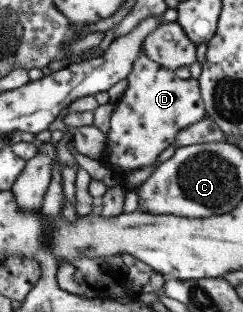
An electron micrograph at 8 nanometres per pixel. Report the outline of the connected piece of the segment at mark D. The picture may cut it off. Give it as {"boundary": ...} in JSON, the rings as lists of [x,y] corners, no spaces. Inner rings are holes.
{"boundary":[[[144,49],[138,51],[138,58],[134,59],[131,71],[126,76],[127,86],[123,93],[113,103],[113,109],[109,118],[108,133],[106,133],[103,162],[119,180],[122,180],[130,170],[138,170],[144,166],[150,166],[158,155],[174,143],[176,132],[180,128],[186,128],[194,122],[198,122],[205,116],[205,108],[200,98],[200,92],[196,79],[186,78],[182,80],[176,78],[173,71],[162,68],[157,62],[150,60]]]}

